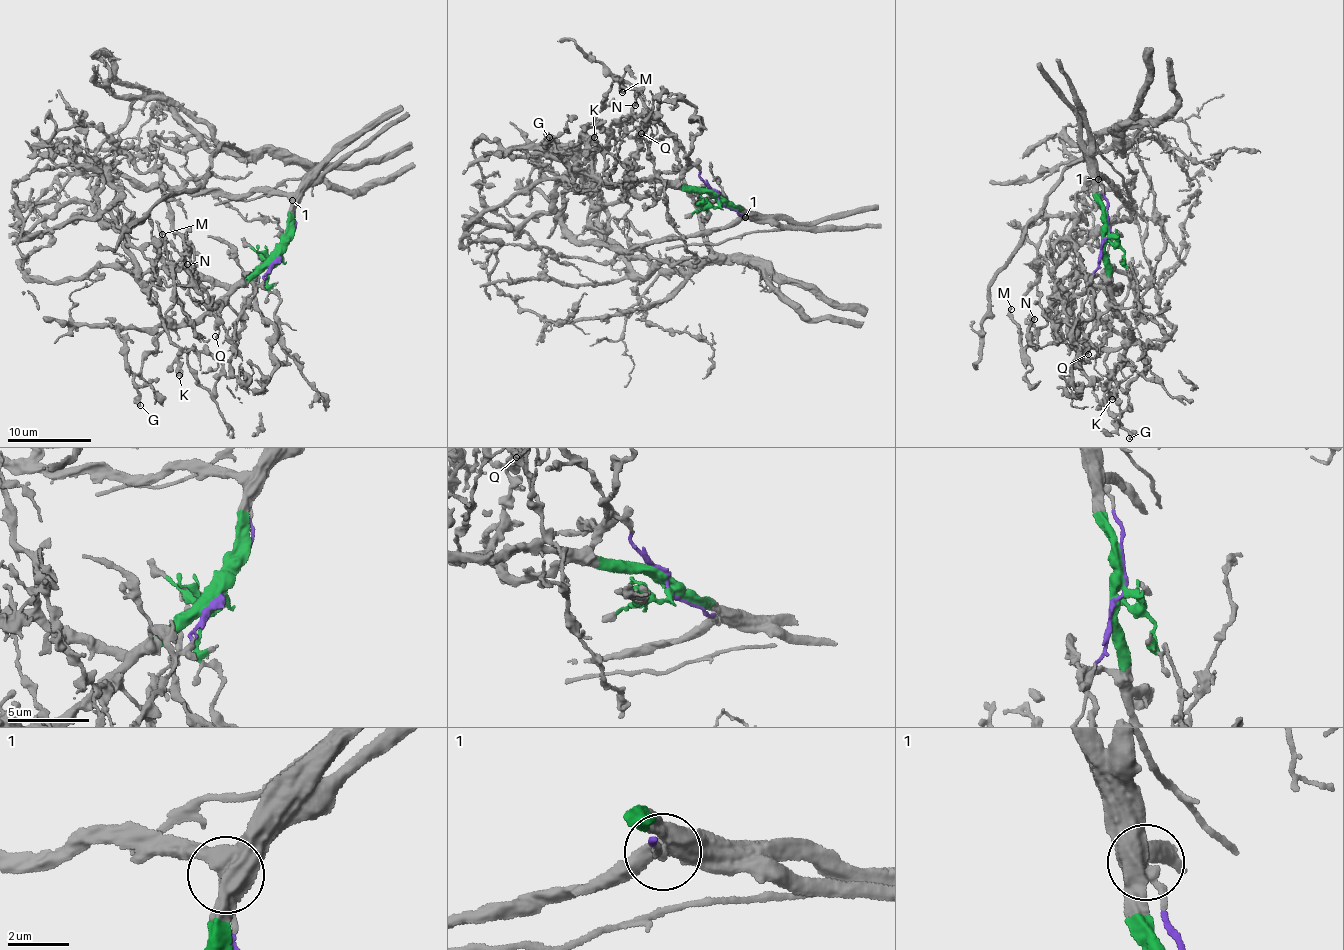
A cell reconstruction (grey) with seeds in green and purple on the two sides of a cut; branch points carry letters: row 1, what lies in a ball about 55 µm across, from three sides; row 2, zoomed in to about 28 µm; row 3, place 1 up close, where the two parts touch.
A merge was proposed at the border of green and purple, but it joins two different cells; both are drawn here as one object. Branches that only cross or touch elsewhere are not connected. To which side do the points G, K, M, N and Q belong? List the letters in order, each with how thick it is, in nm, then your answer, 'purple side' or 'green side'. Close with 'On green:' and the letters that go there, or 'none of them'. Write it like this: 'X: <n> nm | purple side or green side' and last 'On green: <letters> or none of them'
G: 320 nm | green side
K: 130 nm | green side
M: 180 nm | purple side
N: 110 nm | purple side
Q: 110 nm | green side
On green: G, K, Q

